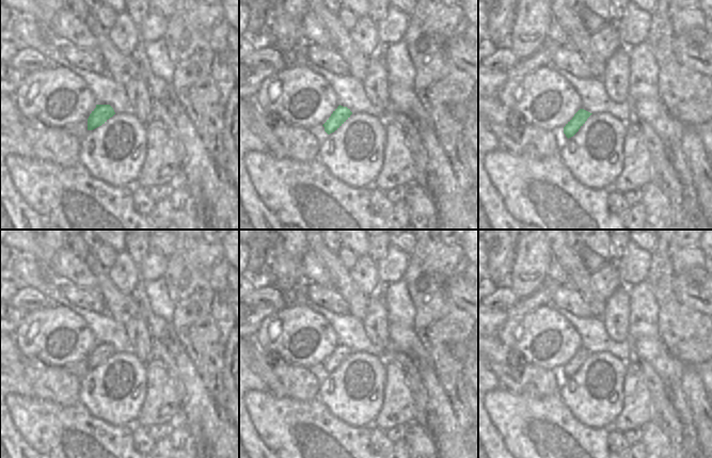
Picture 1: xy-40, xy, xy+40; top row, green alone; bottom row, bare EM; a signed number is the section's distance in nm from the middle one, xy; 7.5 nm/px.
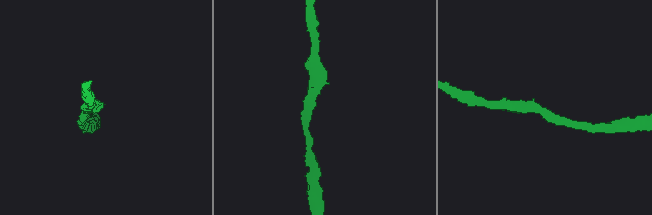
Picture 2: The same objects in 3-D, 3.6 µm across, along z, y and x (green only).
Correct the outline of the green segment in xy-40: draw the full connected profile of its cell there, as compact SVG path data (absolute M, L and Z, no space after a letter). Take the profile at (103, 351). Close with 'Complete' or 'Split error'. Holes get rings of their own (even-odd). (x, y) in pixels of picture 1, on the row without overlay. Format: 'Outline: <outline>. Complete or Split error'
Outline: M96 344L88 358L88 369L93 369L105 363L110 357L115 353L110 344Z. Complete

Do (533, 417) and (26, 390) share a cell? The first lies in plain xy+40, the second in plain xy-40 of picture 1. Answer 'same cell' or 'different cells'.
different cells

